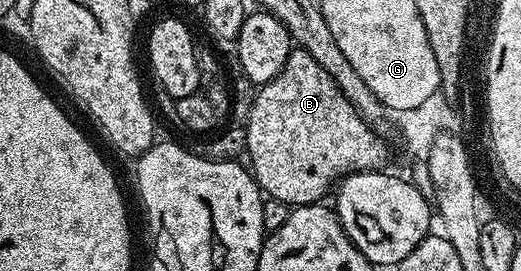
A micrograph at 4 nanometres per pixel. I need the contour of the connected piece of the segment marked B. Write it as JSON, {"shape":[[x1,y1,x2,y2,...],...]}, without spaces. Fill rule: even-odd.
{"shape":[[292,49,281,73,273,81,258,88,255,100,251,103,251,112,247,115,246,154,251,155,249,170,255,176,259,190,264,196,285,201,292,207,303,207,307,203,326,200,327,190,347,176,358,171,378,171,386,168,387,143,379,136,380,132,363,120,357,109,337,89,333,77,317,65,309,52]]}

